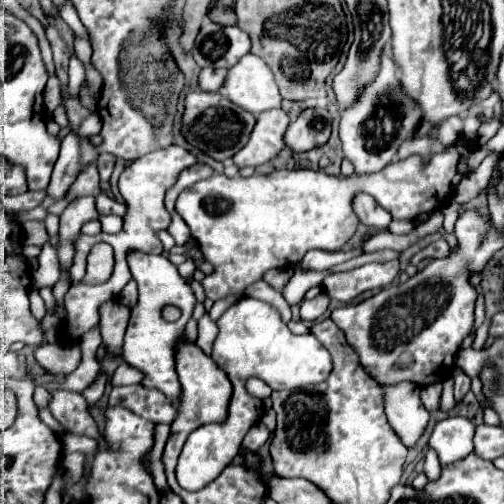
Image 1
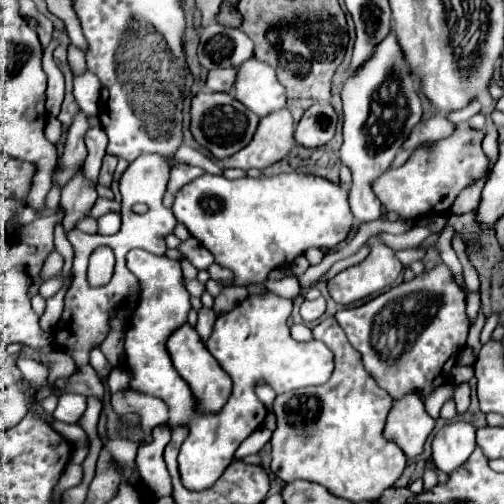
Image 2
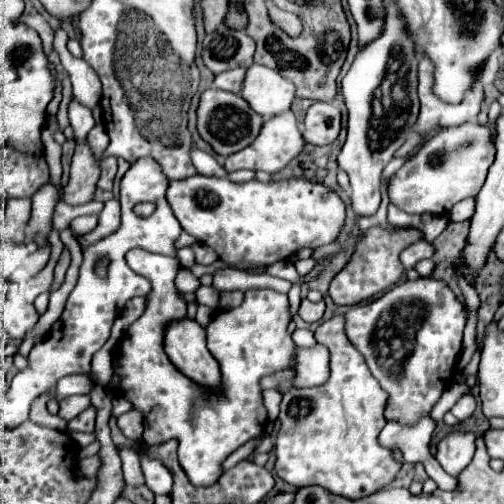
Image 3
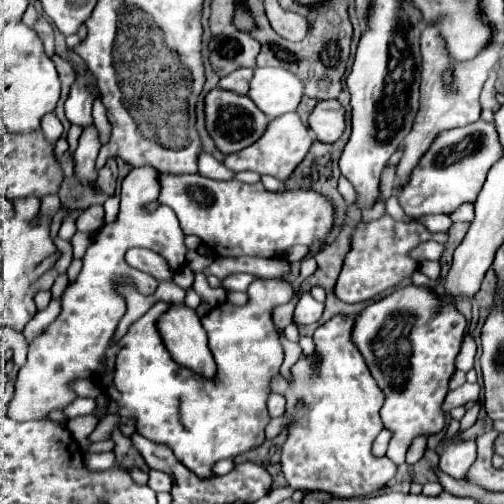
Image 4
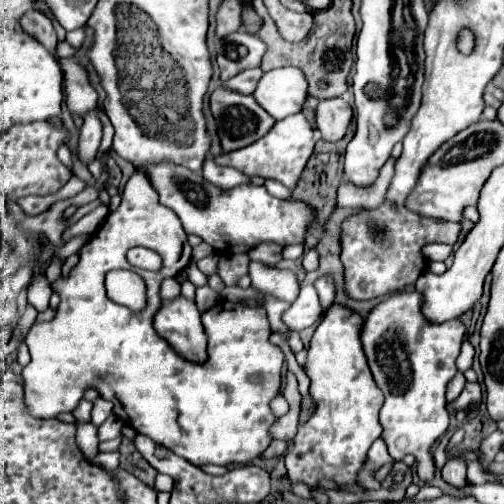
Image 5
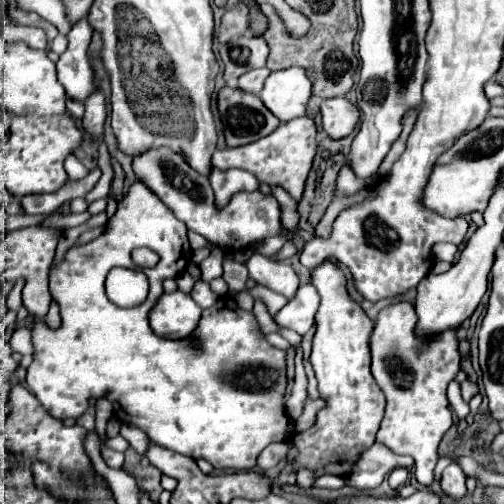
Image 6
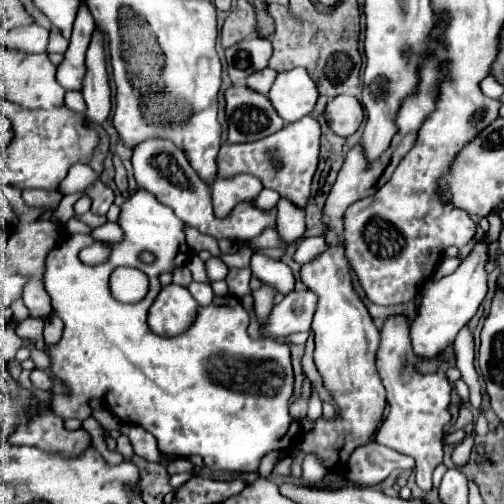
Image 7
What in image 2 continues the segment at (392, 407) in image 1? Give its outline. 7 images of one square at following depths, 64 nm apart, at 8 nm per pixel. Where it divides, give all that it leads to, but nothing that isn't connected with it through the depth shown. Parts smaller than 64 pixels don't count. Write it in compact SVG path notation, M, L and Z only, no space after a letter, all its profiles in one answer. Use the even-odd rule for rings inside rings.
M408 394L396 404L388 414L388 422L384 428L384 438L392 440L394 444L404 450L406 458L418 458L424 452L426 438L434 430L436 422L424 410L424 404L418 396Z

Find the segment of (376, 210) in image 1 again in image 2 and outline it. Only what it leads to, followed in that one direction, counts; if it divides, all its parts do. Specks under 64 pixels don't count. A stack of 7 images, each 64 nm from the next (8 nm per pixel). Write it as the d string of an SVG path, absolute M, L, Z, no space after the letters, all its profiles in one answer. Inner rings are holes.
M390 32L360 68L350 72L342 86L344 102L344 144L340 160L352 172L352 188L348 202L358 222L380 218L380 200L372 190L372 182L382 176L396 152L408 140L412 128L422 120L422 100L416 88L416 76L408 72L408 62L396 44L396 34Z

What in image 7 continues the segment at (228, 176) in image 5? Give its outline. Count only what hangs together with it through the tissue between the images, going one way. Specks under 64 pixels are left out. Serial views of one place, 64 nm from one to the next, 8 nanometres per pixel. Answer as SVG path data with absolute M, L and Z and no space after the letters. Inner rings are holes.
M238 174L230 180L216 178L216 182L212 184L212 198L214 198L216 216L228 218L236 204L256 198L260 194L260 190L262 190L262 184L250 174Z

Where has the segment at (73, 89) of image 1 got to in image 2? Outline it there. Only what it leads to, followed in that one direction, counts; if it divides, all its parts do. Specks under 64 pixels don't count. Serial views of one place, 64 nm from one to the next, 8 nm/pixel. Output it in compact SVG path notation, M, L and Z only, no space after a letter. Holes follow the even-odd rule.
M72 44L68 46L67 59L73 75L82 74L86 70L85 53Z

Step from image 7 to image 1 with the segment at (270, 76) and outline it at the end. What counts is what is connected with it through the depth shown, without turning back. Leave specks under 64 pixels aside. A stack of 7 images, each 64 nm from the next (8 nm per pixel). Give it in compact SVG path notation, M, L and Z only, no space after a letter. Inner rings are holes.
M204 68L200 72L200 82L198 82L200 90L216 92L224 84L226 74L228 74L228 70L224 70L224 68Z

